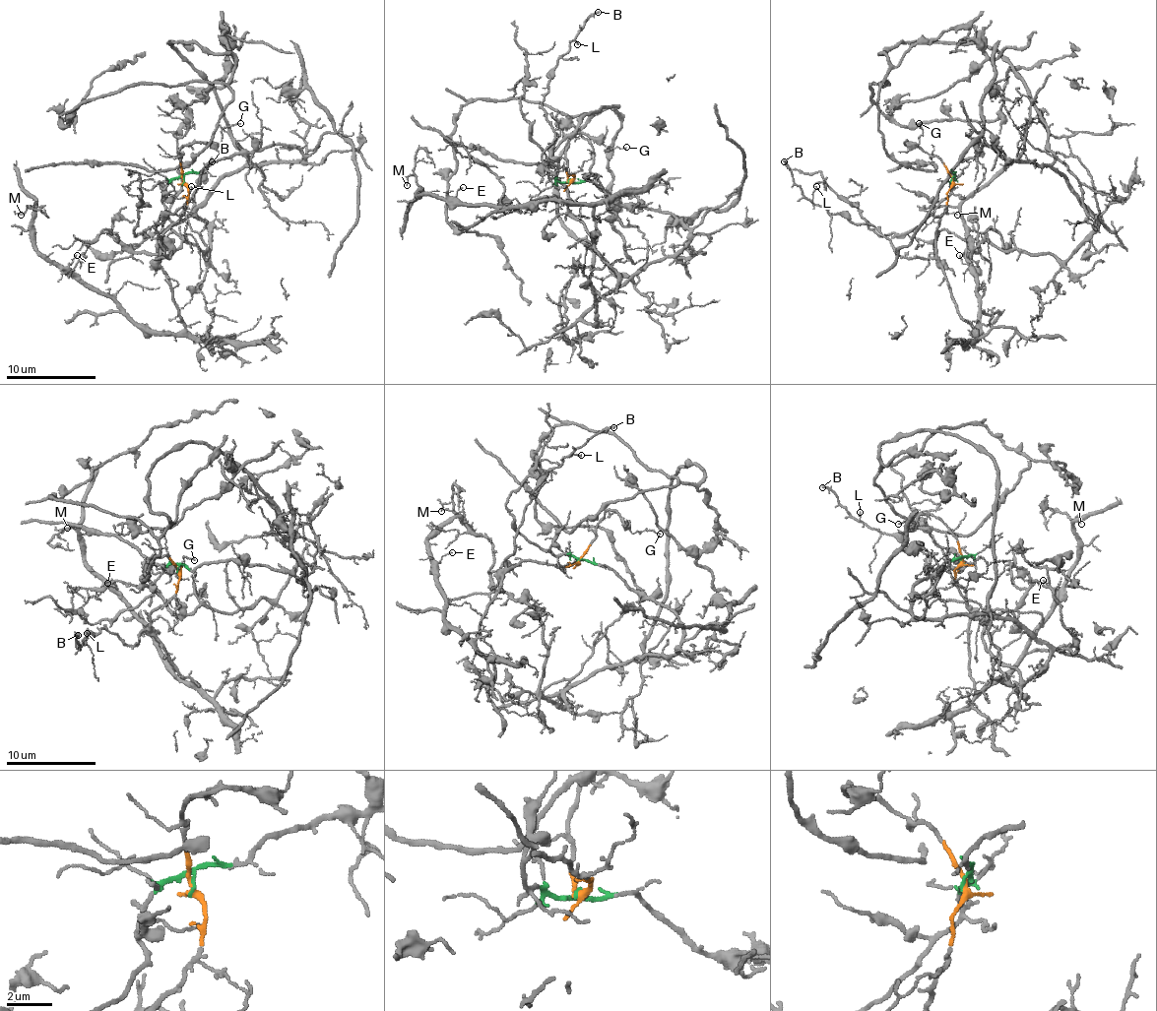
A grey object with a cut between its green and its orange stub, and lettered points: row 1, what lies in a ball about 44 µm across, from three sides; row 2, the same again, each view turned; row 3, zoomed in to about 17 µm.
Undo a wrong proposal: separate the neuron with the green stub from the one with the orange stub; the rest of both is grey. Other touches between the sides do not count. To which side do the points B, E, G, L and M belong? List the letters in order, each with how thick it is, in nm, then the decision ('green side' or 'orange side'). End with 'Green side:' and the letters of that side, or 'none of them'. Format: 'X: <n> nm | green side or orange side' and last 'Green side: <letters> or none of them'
B: 190 nm | orange side
E: 100 nm | orange side
G: 100 nm | orange side
L: 120 nm | orange side
M: 70 nm | orange side
Green side: none of them

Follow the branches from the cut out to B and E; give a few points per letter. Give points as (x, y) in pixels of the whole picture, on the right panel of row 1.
B: (951, 183), (946, 208), (935, 235), (935, 255), (902, 257), (874, 228), (832, 215), (803, 195), (783, 160)
E: (951, 183), (946, 208), (935, 235), (937, 262), (955, 309), (974, 332), (978, 276), (960, 255)

